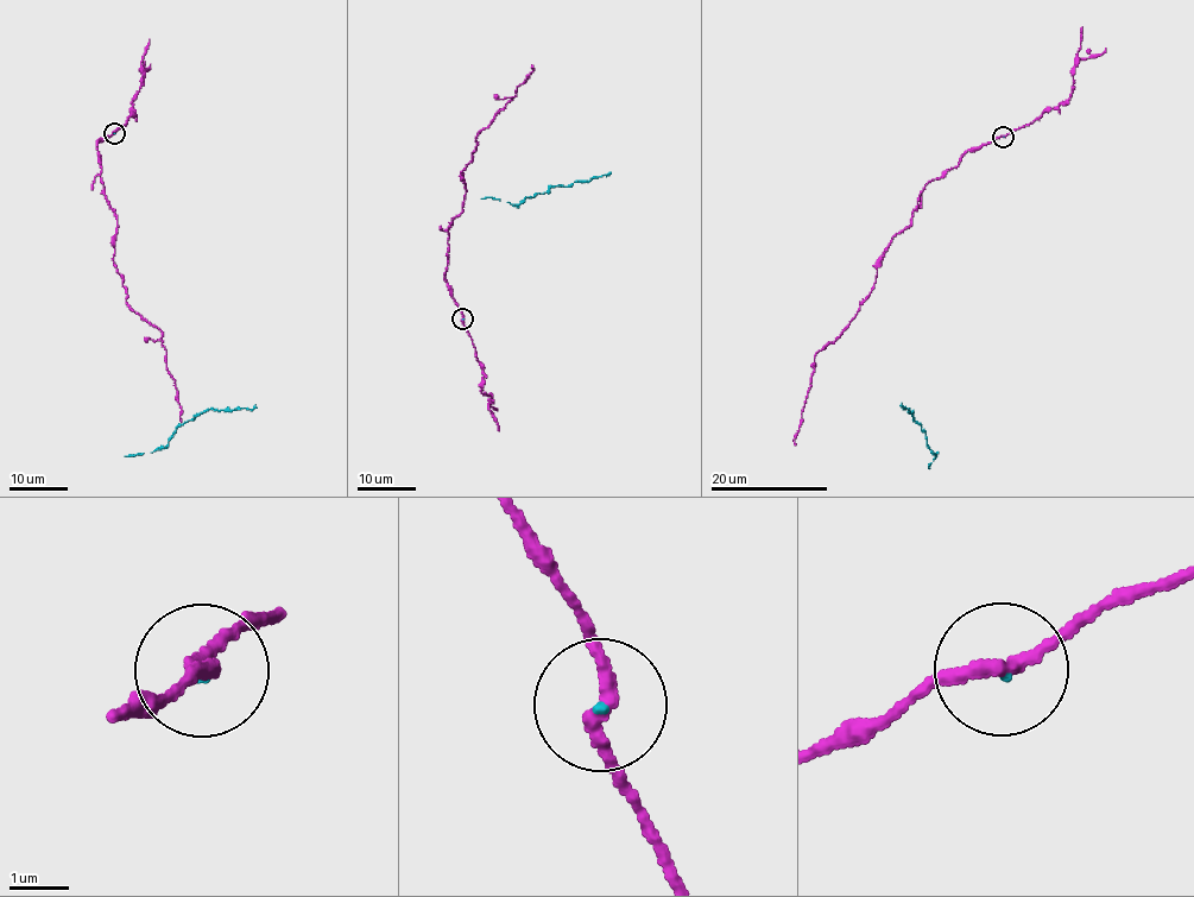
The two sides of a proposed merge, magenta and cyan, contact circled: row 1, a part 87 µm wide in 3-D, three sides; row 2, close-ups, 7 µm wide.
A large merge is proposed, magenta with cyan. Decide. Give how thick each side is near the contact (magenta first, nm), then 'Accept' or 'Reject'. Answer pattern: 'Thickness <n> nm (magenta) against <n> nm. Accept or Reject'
Thickness 240 nm (magenta) against 50 nm. Accept

